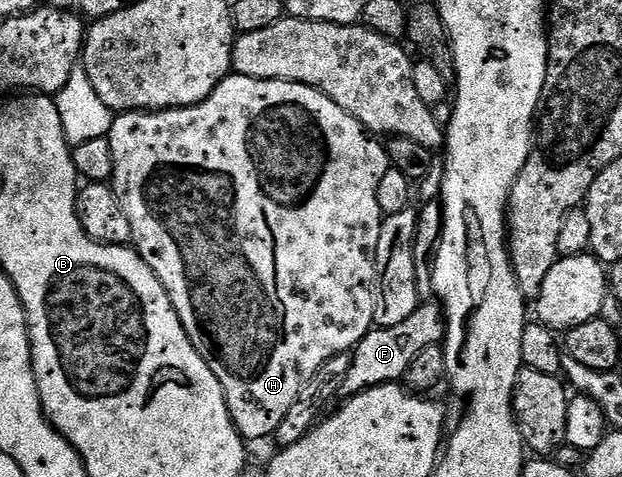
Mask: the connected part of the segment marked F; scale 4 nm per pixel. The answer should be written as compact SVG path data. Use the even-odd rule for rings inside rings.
M421 303L416 308L414 315L408 316L403 323L397 323L395 327L374 327L356 345L350 354L350 371L346 371L346 379L342 379L340 392L345 398L356 397L362 391L373 389L379 385L390 385L399 382L406 375L406 367L410 367L410 362L431 345L439 345L444 340L444 330L446 322L444 310L439 304Z

